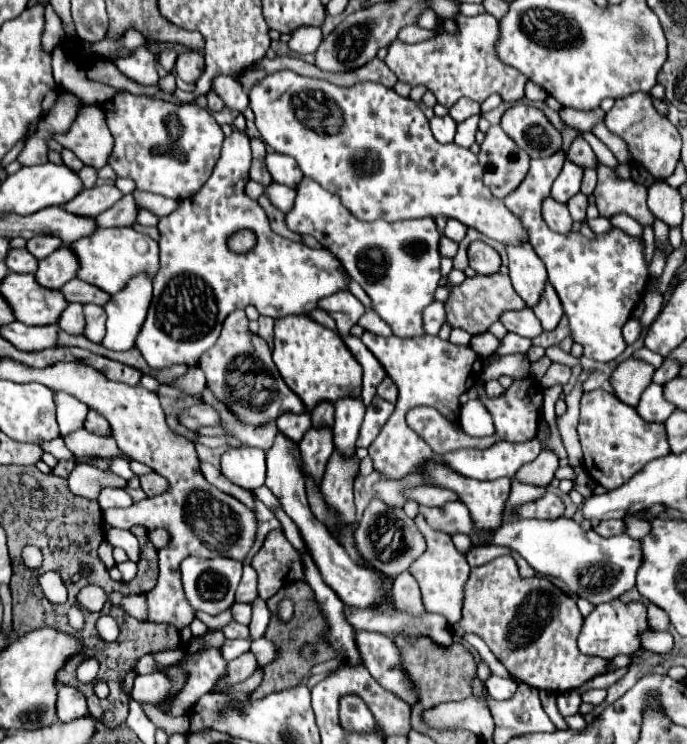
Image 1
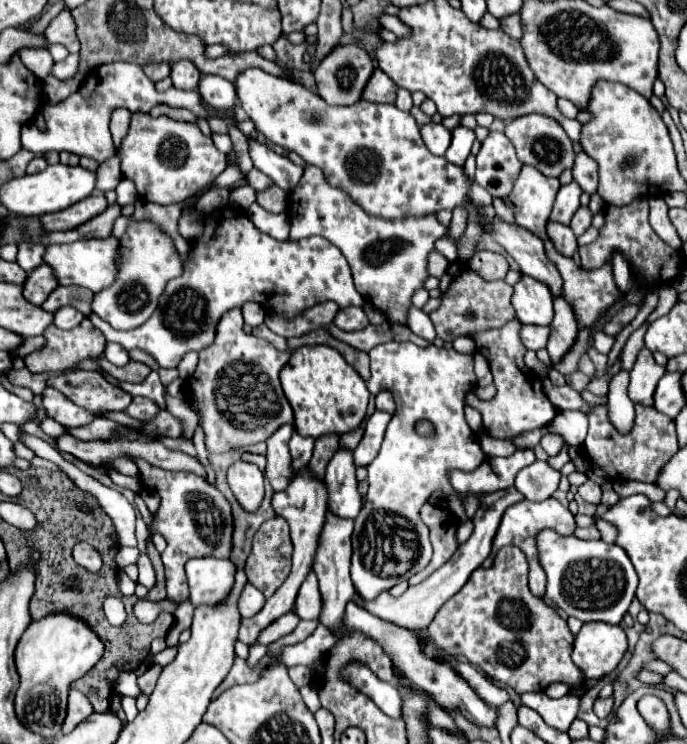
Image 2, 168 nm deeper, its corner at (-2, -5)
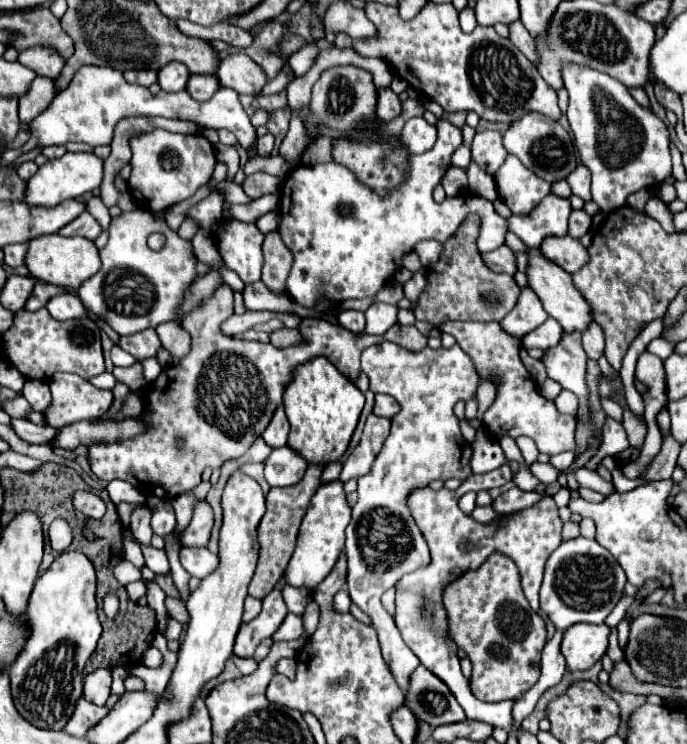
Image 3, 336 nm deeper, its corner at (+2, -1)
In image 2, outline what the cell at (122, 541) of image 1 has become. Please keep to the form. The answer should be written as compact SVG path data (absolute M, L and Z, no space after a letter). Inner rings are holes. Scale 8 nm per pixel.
M141 553L139 561L137 561L137 567L139 567L139 581L137 583L141 583L147 589L155 587L155 571L153 571L153 565L151 565L151 561L145 553Z

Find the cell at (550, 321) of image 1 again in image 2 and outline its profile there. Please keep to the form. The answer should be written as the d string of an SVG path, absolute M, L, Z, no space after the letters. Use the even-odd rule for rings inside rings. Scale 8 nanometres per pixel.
M555 299L555 317L549 327L551 327L551 337L547 343L547 351L549 351L551 363L557 365L569 353L579 333L573 309L565 299Z

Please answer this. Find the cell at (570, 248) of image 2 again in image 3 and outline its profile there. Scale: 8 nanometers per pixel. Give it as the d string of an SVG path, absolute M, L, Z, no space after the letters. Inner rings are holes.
M569 235L565 237L549 237L543 239L541 251L547 259L563 267L567 273L575 273L583 263L587 263L587 249L581 245L579 239L573 239Z

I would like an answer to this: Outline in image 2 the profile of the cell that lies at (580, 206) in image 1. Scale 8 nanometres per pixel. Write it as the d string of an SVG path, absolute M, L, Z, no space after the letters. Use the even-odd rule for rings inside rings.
M579 207L577 213L573 215L573 221L571 221L571 229L577 237L581 237L589 227L591 227L591 219L593 219L593 213L589 211L589 207Z

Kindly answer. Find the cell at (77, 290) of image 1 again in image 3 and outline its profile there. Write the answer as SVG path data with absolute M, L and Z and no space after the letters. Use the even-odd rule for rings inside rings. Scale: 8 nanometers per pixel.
M37 283L35 289L33 289L33 295L29 297L25 309L27 311L39 311L41 307L45 307L49 303L51 297L55 295L61 295L63 289L57 287L57 285L49 285L49 283Z

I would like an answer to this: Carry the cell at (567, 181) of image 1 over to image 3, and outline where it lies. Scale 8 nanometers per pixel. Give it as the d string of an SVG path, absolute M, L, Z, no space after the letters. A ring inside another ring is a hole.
M551 193L531 215L507 217L507 225L527 247L539 247L547 235L567 235L569 213L571 201Z

